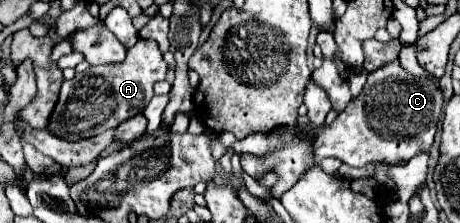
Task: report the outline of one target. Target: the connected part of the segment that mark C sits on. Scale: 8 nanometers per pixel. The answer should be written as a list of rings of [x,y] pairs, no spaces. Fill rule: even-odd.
[[[393,61],[369,73],[361,95],[349,101],[331,125],[295,125],[281,127],[273,133],[249,133],[239,141],[233,139],[231,145],[237,155],[251,153],[261,157],[281,149],[287,143],[285,135],[289,135],[293,139],[311,139],[311,155],[315,157],[315,163],[321,163],[325,157],[335,157],[351,167],[379,161],[397,165],[399,161],[409,161],[419,151],[429,151],[441,109],[443,95],[439,91],[439,83],[433,77],[417,79],[401,69],[399,61]]]

